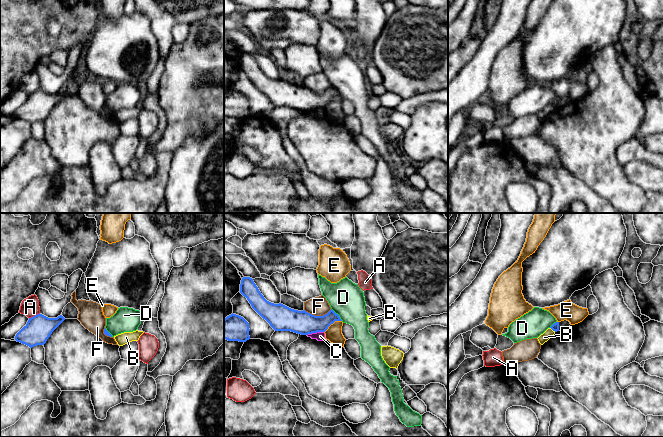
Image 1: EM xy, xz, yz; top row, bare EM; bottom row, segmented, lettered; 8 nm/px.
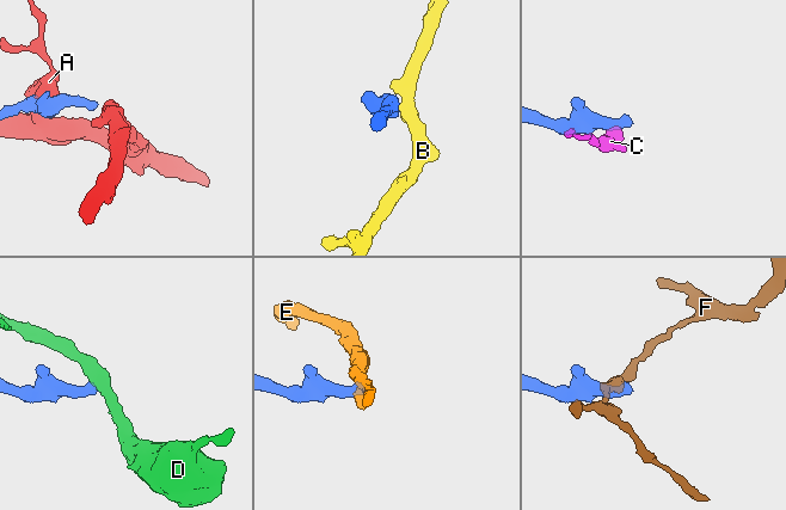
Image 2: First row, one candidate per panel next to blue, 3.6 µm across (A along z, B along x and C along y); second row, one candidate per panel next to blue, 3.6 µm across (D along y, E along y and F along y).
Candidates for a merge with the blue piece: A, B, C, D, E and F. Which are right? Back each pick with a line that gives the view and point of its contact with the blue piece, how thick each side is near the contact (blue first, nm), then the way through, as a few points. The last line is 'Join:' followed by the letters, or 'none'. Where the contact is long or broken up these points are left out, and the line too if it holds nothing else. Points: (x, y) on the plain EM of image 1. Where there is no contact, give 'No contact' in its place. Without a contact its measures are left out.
Join: none

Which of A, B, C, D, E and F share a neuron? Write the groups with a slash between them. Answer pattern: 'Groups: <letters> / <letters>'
Groups: A / B / C / D / E / F

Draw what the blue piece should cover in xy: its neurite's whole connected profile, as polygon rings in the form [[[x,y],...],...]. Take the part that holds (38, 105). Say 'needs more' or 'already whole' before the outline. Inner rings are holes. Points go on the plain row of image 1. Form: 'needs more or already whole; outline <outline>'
already whole; outline [[[39,89],[29,94],[27,100],[16,110],[15,116],[30,124],[44,121],[52,108],[64,96],[62,91],[57,94],[48,94]]]

